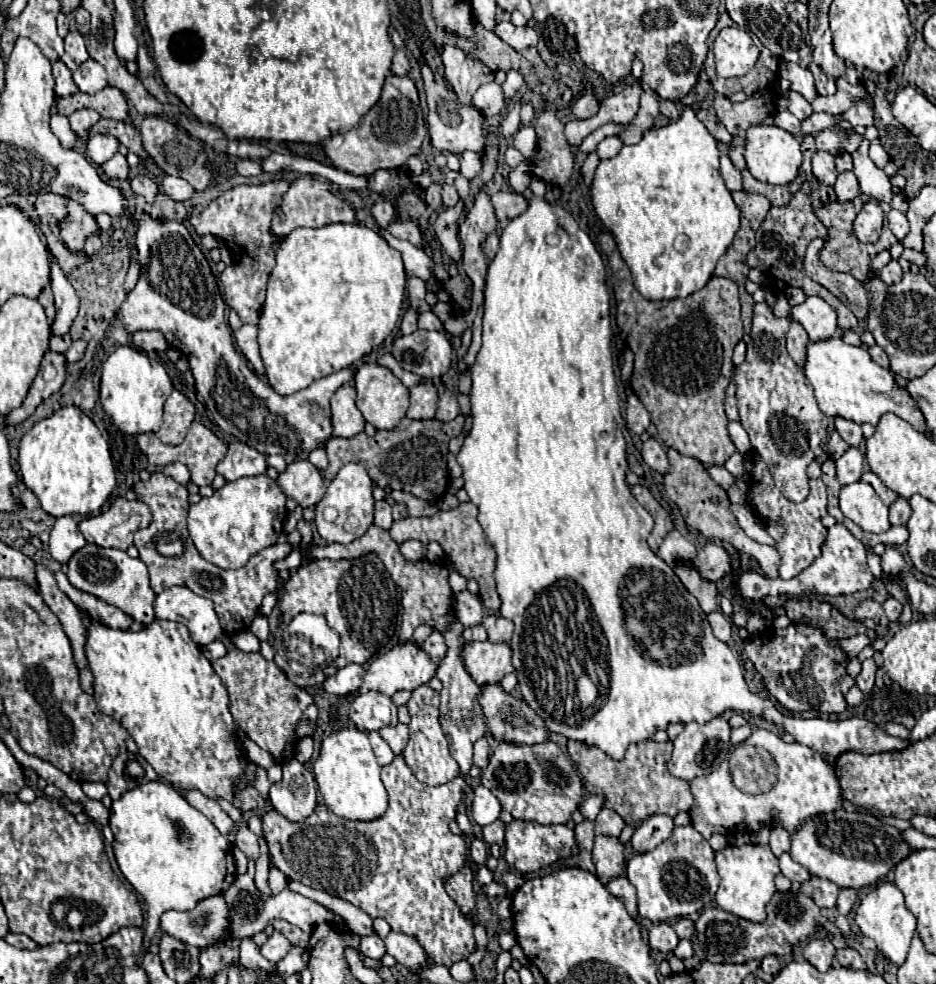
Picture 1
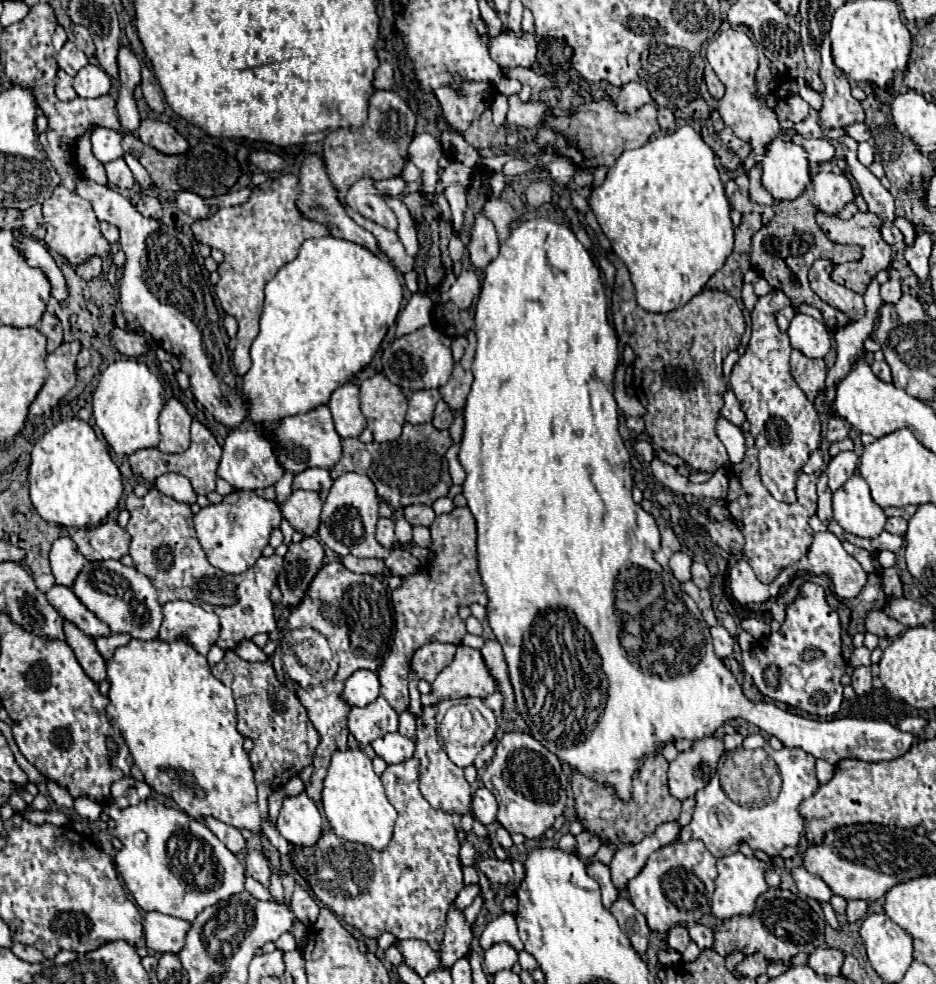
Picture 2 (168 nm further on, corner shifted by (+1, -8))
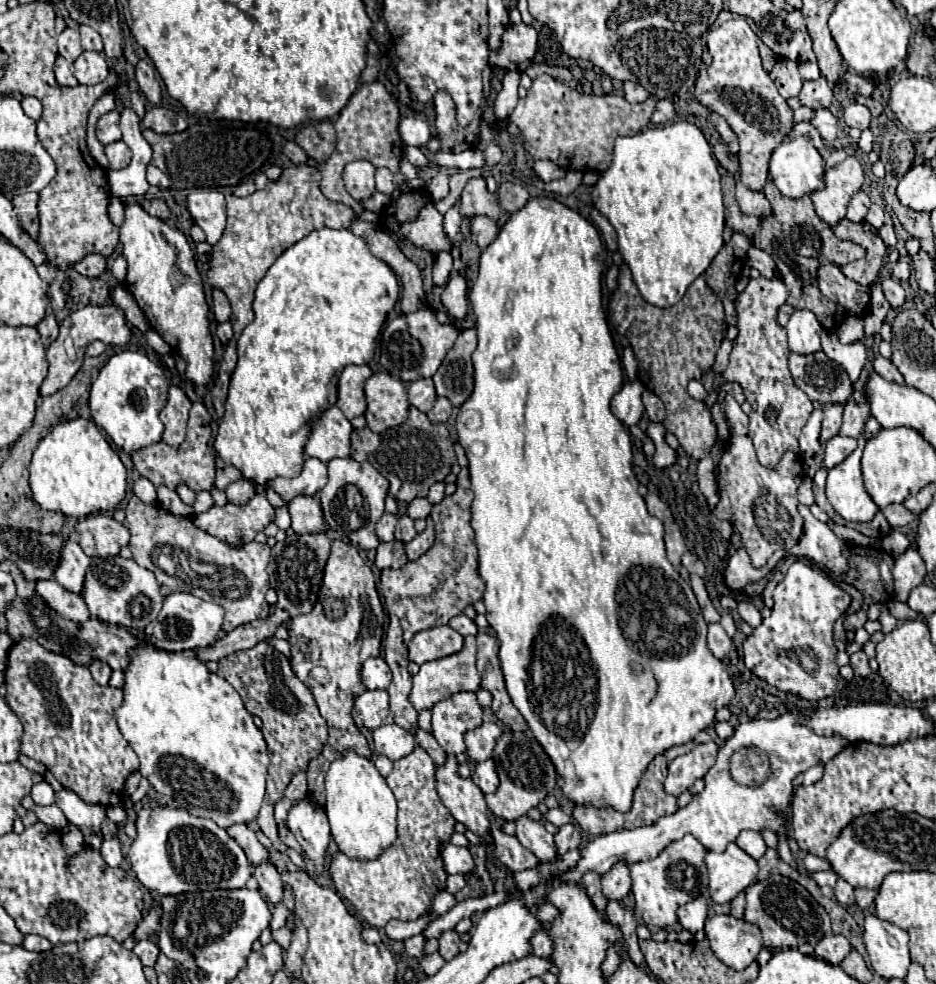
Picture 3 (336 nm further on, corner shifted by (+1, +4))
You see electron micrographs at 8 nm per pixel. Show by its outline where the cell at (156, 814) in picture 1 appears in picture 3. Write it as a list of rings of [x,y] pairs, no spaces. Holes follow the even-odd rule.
[[[142,808],[136,818],[138,836],[130,846],[130,864],[138,876],[138,880],[158,896],[176,896],[182,892],[196,892],[196,890],[234,890],[244,888],[246,880],[252,876],[252,864],[248,862],[244,850],[236,840],[230,840],[228,832],[222,830],[208,818],[196,818],[180,808]]]

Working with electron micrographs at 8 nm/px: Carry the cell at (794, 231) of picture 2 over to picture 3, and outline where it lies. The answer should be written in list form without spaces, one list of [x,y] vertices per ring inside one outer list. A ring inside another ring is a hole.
[[[768,182],[764,186],[764,196],[768,198],[772,212],[770,216],[766,216],[760,224],[760,232],[754,234],[752,244],[764,252],[768,252],[772,256],[772,260],[776,262],[778,274],[782,278],[782,282],[788,288],[788,300],[786,304],[792,306],[794,310],[810,310],[816,314],[818,322],[828,330],[834,332],[840,328],[840,324],[846,318],[846,312],[842,306],[834,304],[832,300],[828,300],[826,296],[822,296],[820,288],[818,288],[818,268],[822,264],[836,264],[836,266],[844,266],[852,260],[858,260],[864,256],[864,250],[854,244],[854,242],[844,242],[838,240],[832,232],[832,228],[822,222],[812,206],[810,196],[804,198],[786,198],[778,192],[778,188]]]

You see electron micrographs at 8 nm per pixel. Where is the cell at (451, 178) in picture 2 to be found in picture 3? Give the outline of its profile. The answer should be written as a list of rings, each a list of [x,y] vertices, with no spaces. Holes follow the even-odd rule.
[[[440,170],[428,184],[428,190],[430,190],[430,196],[434,202],[442,200],[444,196],[448,196],[448,178],[450,178],[450,172],[448,170]]]

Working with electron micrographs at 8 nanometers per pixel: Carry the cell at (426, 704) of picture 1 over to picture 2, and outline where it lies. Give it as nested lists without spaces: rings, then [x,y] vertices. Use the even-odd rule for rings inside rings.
[[[424,706],[416,718],[416,752],[414,758],[420,762],[420,792],[434,806],[446,812],[466,814],[470,812],[470,786],[464,778],[464,770],[450,762],[446,752],[436,740],[436,706]]]

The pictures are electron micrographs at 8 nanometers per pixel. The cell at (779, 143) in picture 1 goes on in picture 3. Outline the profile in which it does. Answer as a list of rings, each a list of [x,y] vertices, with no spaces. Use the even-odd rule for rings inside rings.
[[[808,136],[784,140],[772,154],[770,174],[788,198],[802,198],[824,188],[824,160]]]

